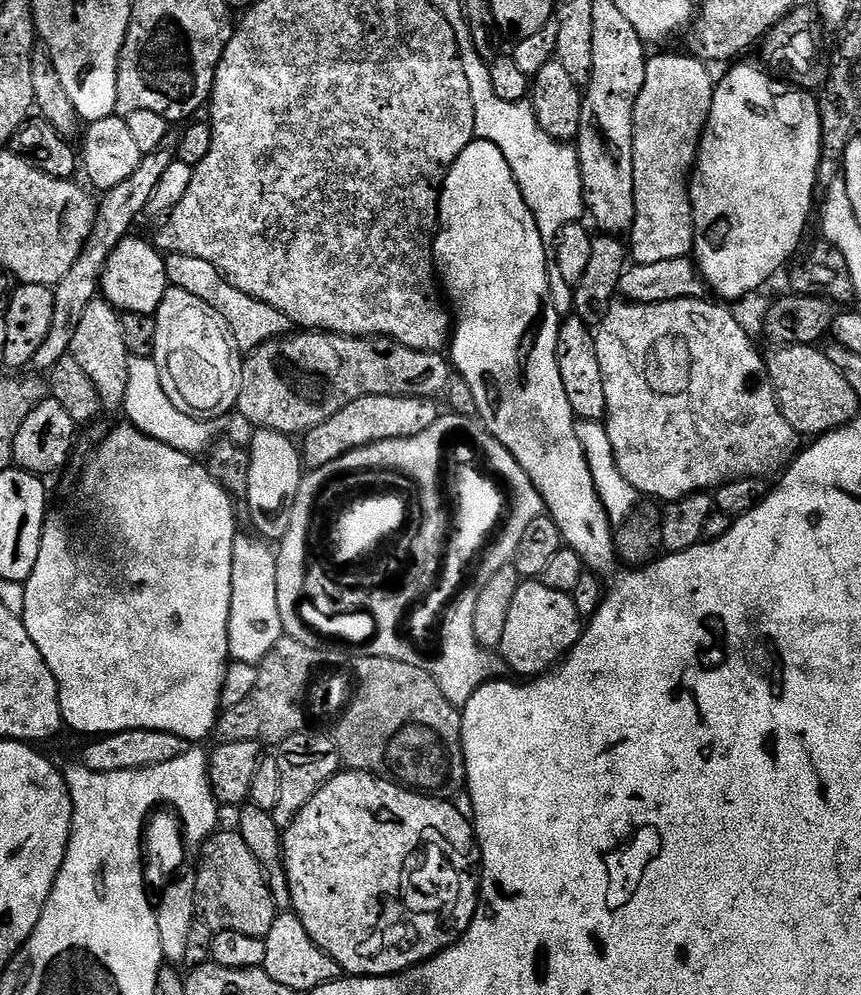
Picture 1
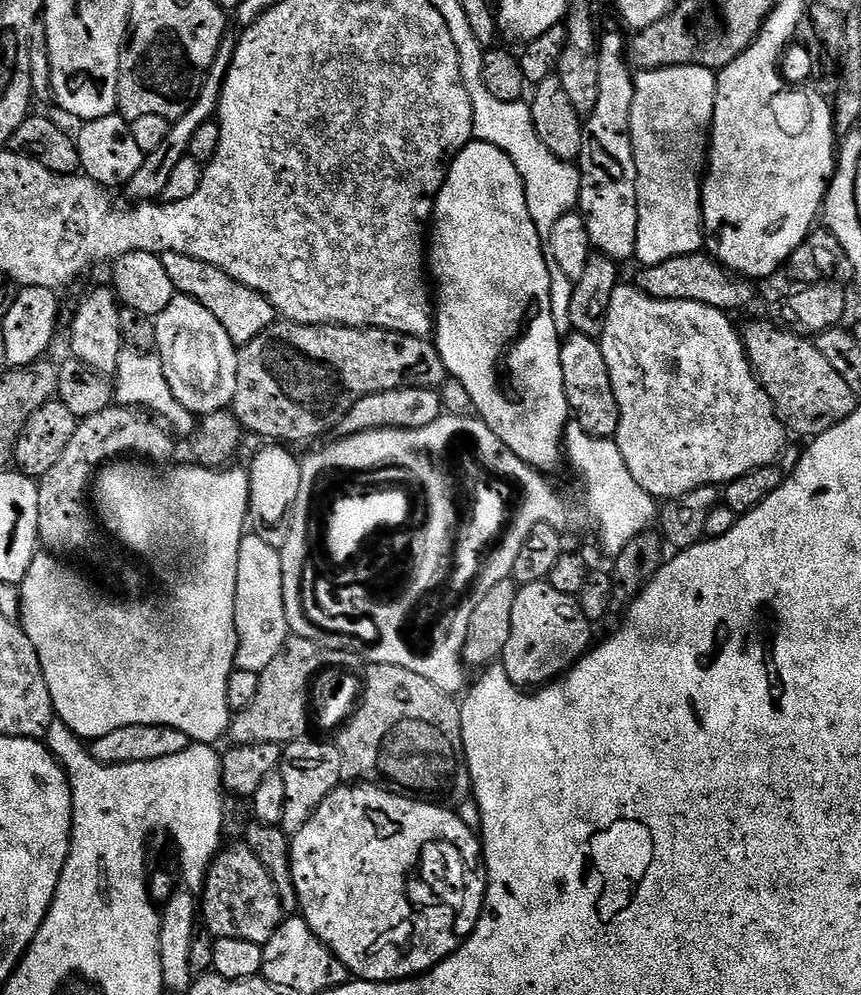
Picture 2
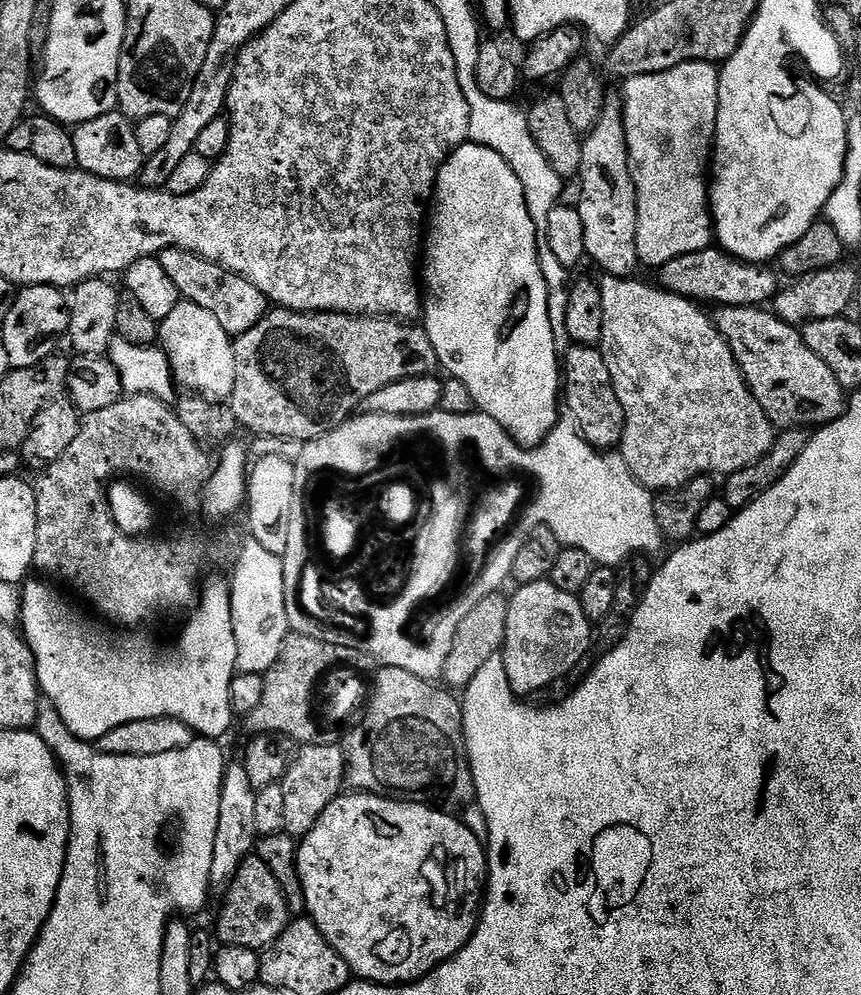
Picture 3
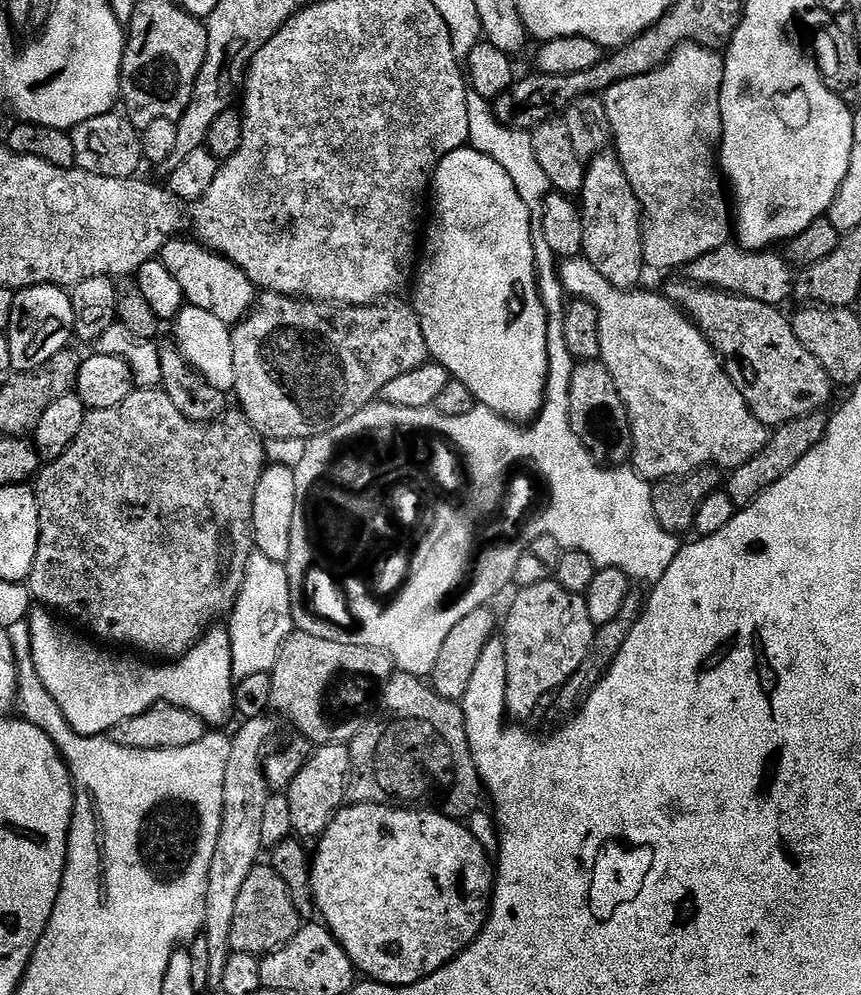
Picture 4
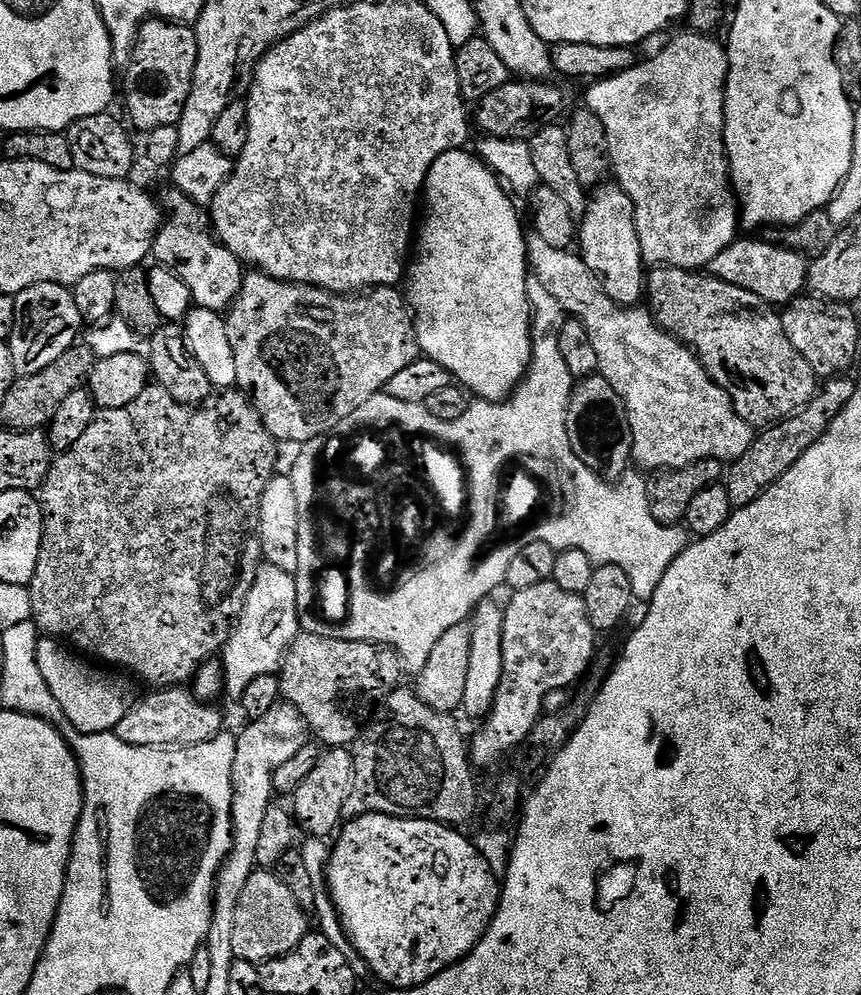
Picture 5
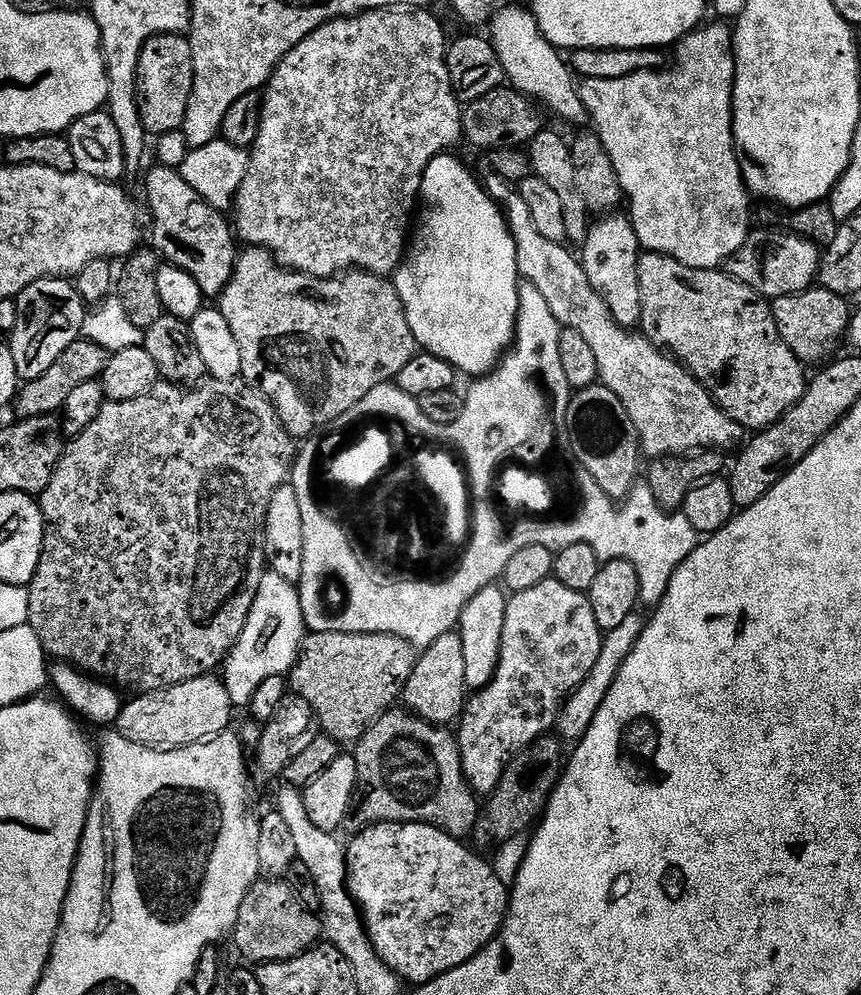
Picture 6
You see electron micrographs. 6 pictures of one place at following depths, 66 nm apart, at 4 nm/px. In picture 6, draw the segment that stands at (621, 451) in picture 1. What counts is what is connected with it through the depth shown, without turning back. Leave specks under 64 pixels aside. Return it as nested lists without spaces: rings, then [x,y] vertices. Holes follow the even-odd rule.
[[[499,174],[483,177],[482,187],[500,206],[512,230],[512,238],[516,243],[516,261],[521,277],[532,281],[539,293],[546,298],[550,311],[560,324],[561,329],[582,334],[582,338],[594,349],[594,358],[598,361],[599,383],[604,384],[618,398],[622,398],[622,406],[626,406],[626,414],[630,414],[630,422],[636,427],[636,437],[640,439],[640,451],[645,457],[683,456],[695,454],[701,450],[728,450],[731,444],[739,445],[745,439],[746,432],[741,424],[734,422],[712,399],[706,389],[692,377],[692,373],[679,360],[656,347],[647,336],[636,330],[629,330],[616,321],[610,314],[606,302],[602,302],[600,293],[590,286],[590,278],[586,278],[583,263],[575,260],[567,252],[563,243],[548,241],[538,232],[530,207],[523,200],[519,191]]]

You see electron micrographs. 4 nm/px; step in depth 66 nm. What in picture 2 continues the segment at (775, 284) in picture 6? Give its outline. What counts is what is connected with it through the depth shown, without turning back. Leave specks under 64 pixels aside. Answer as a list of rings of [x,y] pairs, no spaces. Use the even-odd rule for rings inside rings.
[[[701,250],[694,254],[682,254],[678,258],[670,258],[666,262],[649,264],[639,269],[638,286],[647,296],[655,300],[685,300],[686,302],[702,302],[706,306],[716,308],[719,312],[735,314],[739,308],[744,308],[756,296],[756,288],[751,279],[728,271]]]

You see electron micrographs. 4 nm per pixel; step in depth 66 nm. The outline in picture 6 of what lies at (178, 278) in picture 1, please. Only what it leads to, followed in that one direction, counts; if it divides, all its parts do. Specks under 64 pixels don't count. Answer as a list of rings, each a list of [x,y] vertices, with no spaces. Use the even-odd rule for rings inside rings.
[[[152,166],[144,184],[148,187],[148,204],[152,207],[151,247],[167,263],[186,270],[186,274],[190,274],[194,278],[194,282],[198,282],[198,290],[202,290],[205,298],[220,297],[234,274],[238,255],[238,247],[236,248],[238,240],[234,235],[234,228],[229,217],[214,206],[210,206],[210,202],[206,202],[206,198],[202,198],[202,194],[198,194],[198,190],[193,190],[190,182],[186,182],[186,178],[182,178],[177,169]]]

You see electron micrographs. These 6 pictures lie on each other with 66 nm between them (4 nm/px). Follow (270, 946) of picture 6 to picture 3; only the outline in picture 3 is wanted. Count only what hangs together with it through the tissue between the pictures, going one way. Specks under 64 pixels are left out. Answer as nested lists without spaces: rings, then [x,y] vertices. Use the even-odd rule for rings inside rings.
[[[254,854],[242,862],[238,874],[234,874],[223,896],[224,905],[220,908],[220,917],[216,920],[216,928],[214,927],[215,939],[221,945],[246,946],[260,952],[270,947],[290,923],[290,913],[282,894],[282,886],[278,886],[278,878],[274,878],[274,874],[270,874],[270,869],[266,867],[266,862]]]

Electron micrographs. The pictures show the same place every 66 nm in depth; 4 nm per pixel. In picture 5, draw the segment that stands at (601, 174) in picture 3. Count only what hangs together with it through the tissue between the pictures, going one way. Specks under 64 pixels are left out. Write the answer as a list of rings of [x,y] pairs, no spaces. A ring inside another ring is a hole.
[[[605,182],[591,193],[588,208],[578,224],[578,254],[600,277],[602,290],[625,306],[636,306],[646,296],[646,265],[638,238],[634,202],[615,182]]]

